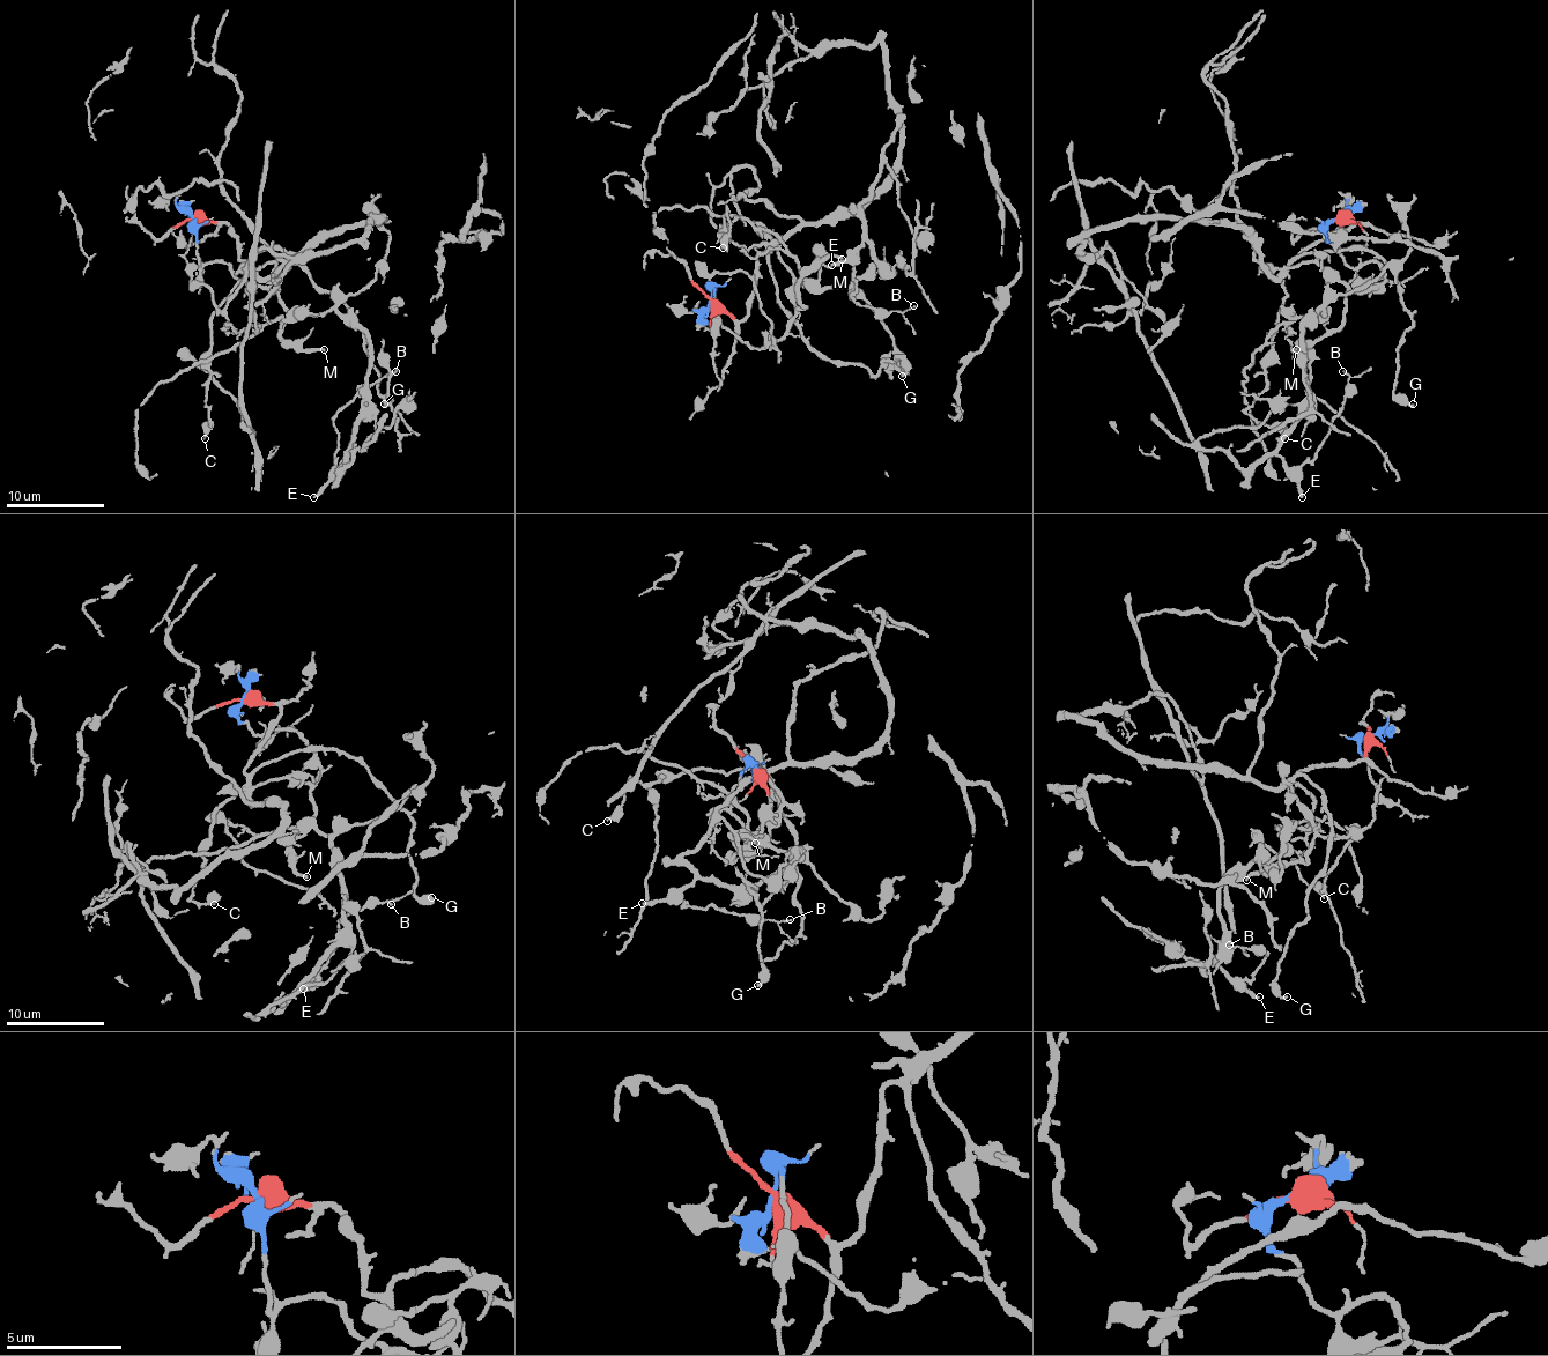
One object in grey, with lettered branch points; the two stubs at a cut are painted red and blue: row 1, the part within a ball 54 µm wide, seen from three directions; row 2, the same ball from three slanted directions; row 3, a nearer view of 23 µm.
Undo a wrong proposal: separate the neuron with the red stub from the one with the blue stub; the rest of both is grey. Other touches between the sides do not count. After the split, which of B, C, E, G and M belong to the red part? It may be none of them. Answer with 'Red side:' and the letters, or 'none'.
Red side: C, G

